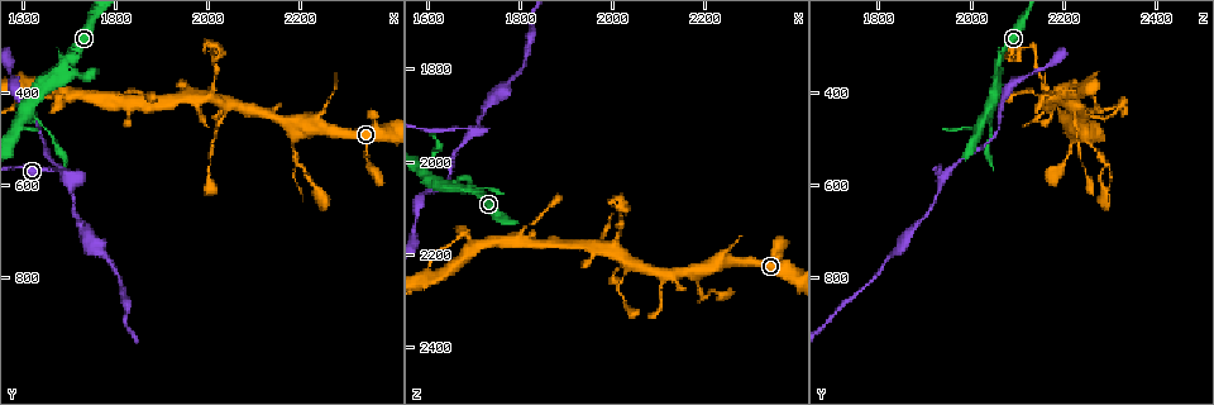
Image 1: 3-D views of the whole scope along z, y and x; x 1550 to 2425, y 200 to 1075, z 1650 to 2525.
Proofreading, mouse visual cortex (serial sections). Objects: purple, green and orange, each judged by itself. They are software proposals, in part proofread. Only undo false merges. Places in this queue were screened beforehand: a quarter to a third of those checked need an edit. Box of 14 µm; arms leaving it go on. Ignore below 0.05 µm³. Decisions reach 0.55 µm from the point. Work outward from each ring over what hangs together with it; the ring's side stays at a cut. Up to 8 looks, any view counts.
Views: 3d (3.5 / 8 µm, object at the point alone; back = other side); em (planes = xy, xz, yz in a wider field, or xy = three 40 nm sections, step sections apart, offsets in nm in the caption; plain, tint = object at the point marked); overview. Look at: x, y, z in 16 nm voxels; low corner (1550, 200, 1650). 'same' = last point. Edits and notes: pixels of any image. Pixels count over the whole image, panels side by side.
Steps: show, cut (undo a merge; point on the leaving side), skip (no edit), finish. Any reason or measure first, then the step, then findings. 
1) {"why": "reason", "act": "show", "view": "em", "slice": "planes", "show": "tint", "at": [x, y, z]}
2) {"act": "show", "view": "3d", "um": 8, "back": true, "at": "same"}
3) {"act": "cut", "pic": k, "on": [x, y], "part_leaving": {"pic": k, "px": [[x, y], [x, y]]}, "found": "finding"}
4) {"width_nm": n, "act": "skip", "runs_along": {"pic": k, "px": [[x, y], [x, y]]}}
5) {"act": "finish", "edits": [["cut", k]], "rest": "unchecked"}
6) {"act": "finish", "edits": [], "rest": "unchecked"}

{"why": "narrows sharply", "act": "show", "view": "3d", "um": 3.5, "at": [2210, 565, 2280]}

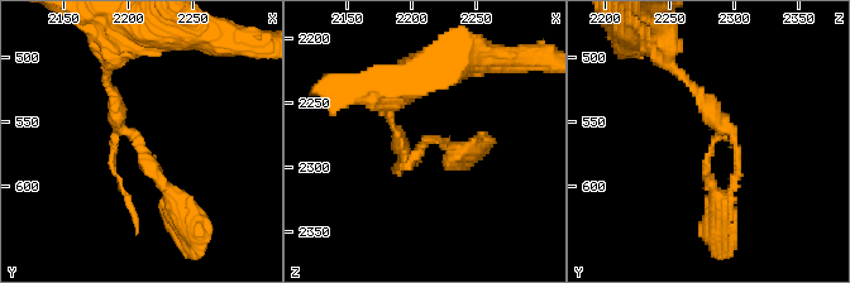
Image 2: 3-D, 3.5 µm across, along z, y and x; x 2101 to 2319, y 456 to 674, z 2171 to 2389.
{"why": "shape alone is not enough", "act": "show", "view": "em", "slice": "xy", "step": 3, "show": "plain", "at": [2206, 568, 2284]}

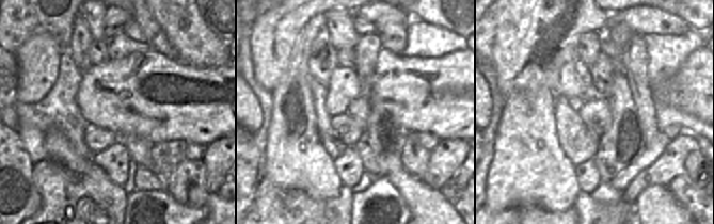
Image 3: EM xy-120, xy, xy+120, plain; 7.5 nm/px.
{"why": "where the object lies", "act": "show", "view": "em", "slice": "xy", "step": 3, "show": "tint", "at": "same"}

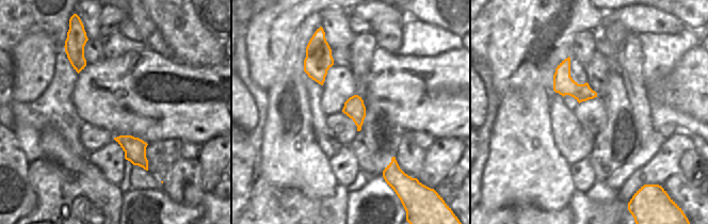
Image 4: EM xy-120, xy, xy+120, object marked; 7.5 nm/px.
{"width_nm": 160, "act": "skip", "runs_along": {"pic": 2, "px": [[108, 86], [120, 125], [186, 214]]}, "found": "one cell here"}

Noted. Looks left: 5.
{"why": "four arms meet", "act": "show", "view": "3d", "um": 3.5, "at": [2045, 425, 2220]}

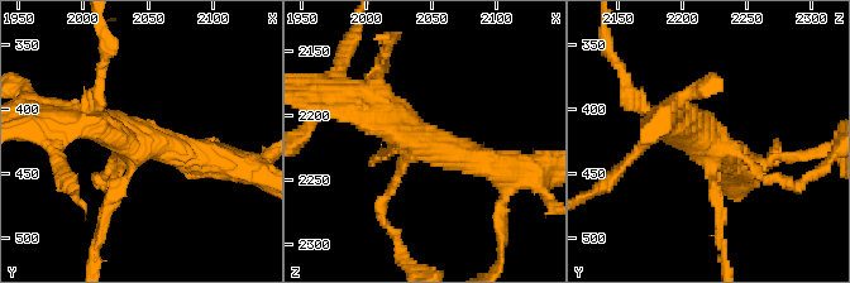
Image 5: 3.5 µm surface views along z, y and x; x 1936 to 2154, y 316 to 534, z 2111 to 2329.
{"arms": 4, "arm_widths_nm": [150, 150, 400, 400], "act": "show", "view": "em", "slice": "xy", "step": 5, "show": "tint", "at": [2040, 426, 2220]}

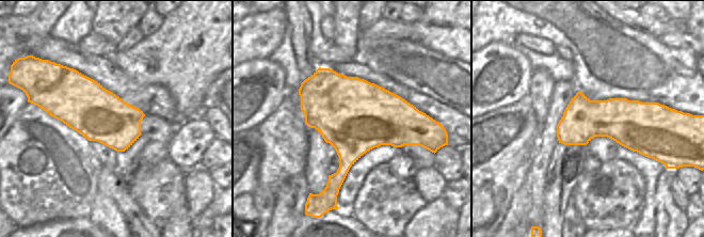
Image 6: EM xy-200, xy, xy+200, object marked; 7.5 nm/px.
{"act": "skip", "found": "continuous, no second cell"}

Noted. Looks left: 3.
{"why": "branch point", "act": "show", "view": "3d", "um": 3.5, "at": [1690, 350, 2060]}

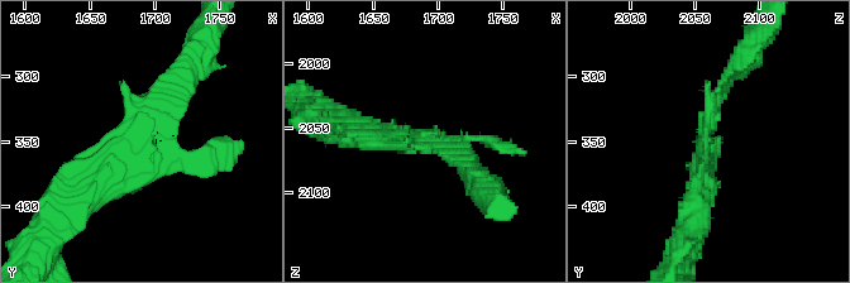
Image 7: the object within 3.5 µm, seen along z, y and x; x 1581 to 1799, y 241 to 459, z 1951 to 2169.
{"why": "now the EM", "act": "show", "view": "em", "slice": "xy", "step": 3, "show": "tint", "at": [1690, 352, 2056]}

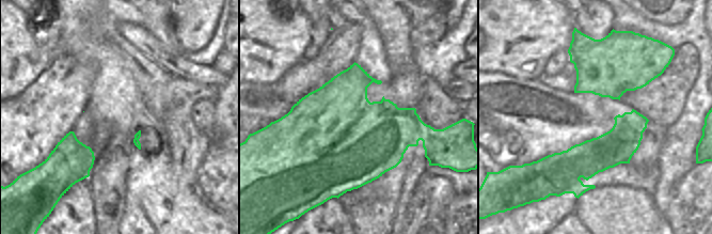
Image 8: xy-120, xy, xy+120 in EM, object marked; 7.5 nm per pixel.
{"width_nm": 800, "act": "skip", "runs_along": {"pic": 7, "px": [[187, 85], [82, 201]]}, "found": "continuous, no second cell"}

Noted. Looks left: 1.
{"act": "finish", "edits": [], "rest": "unchecked"}

